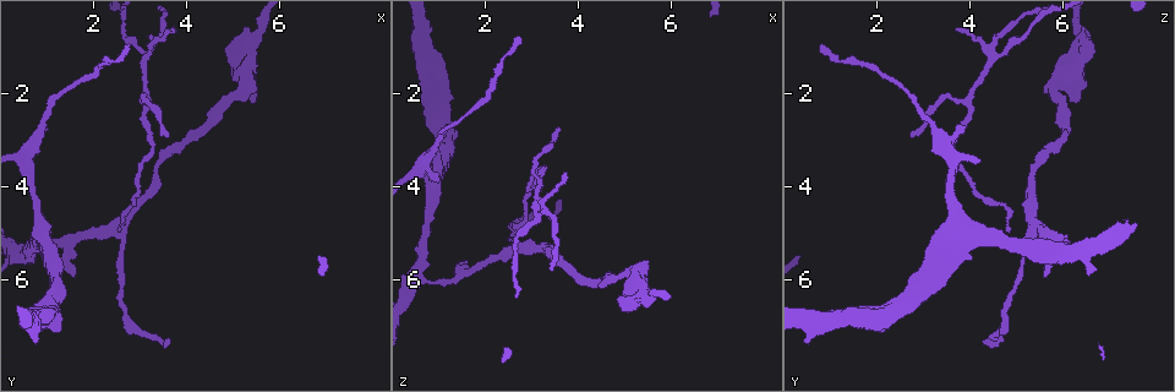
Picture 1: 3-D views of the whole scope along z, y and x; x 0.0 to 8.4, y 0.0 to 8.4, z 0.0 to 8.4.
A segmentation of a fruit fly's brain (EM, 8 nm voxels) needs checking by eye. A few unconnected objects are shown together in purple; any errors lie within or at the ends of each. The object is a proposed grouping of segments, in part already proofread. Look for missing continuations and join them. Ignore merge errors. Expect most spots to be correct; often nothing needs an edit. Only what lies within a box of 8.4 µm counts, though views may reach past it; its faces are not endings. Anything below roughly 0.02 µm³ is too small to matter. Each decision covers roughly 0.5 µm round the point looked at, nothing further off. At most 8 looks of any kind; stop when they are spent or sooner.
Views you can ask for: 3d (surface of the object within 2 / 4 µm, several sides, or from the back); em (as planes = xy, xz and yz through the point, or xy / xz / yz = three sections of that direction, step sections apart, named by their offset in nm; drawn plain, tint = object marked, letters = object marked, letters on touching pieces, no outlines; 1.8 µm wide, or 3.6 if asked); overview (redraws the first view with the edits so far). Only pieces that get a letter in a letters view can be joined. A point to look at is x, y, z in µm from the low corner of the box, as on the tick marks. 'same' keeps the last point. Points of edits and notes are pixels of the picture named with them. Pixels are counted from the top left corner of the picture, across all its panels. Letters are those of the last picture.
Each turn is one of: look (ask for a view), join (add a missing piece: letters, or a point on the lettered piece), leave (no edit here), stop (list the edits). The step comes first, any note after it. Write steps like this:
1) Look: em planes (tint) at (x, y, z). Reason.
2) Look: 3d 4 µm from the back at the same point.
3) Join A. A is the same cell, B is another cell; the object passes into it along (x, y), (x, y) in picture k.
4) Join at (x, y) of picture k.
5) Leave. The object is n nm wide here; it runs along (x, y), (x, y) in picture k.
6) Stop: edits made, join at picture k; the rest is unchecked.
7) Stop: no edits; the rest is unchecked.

Look: em planes (letters) at (3.60, 7.30, 4.25).

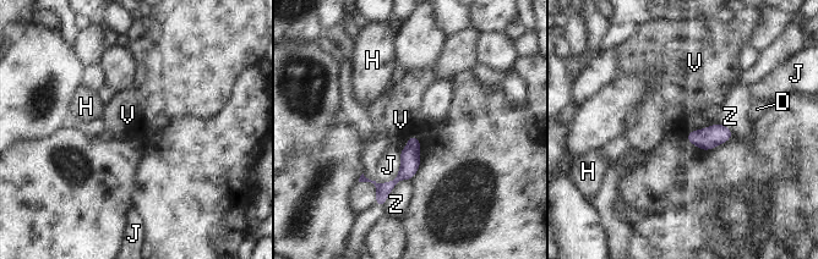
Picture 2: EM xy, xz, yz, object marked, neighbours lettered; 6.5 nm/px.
Leave. The longest contact is with Z, 280 nm; D, H, J, V and Z are other cells; none of them fits.

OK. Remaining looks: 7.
Look: em planes (letters) at (2.75, 1.00, 0.80). Thin end.

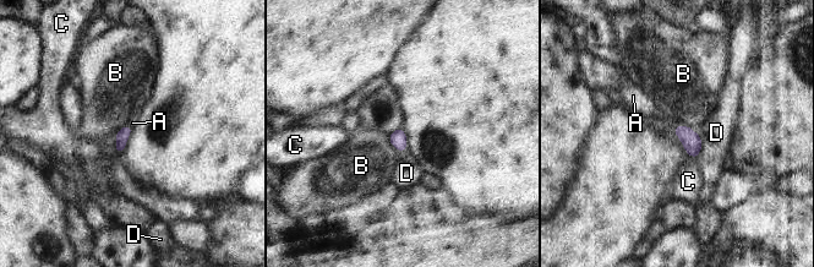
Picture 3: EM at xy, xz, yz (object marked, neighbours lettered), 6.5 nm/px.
Join A. A is the same cell, B, C and D are other cells; the object passes into it along (692, 142), (676, 127), (645, 107) in picture 3; the neuron continues.

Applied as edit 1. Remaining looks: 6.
Look: overview. See it whole again.

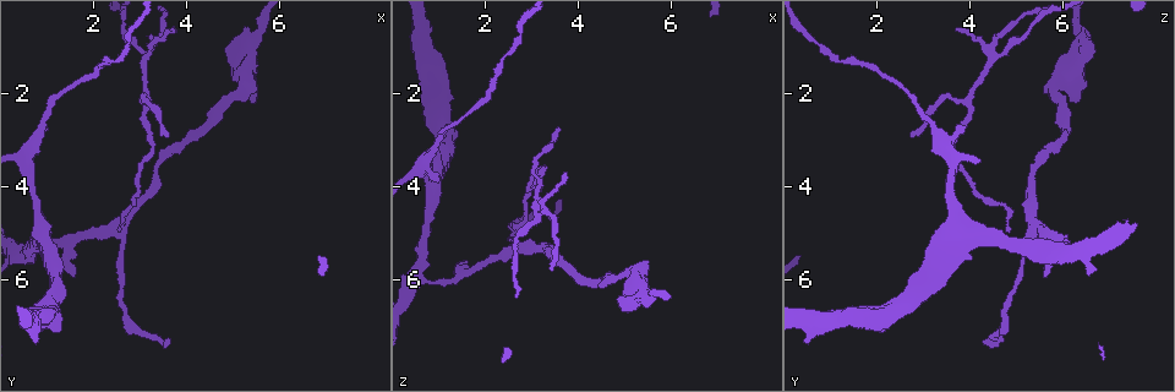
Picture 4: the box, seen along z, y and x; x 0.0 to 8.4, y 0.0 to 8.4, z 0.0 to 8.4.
Look: 3d 4 µm at (1.00, 2.70, 3.95). Free end.

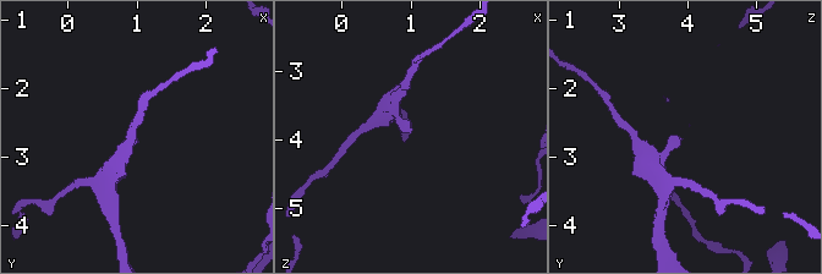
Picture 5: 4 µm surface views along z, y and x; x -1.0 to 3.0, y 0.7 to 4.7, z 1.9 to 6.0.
Look: em 3.6 µm planes (letters) at (1.00, 2.70, 3.90).

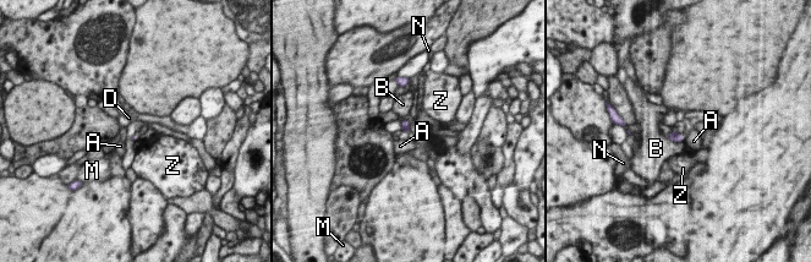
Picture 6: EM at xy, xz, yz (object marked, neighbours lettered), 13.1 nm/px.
Join D. D is the same cell, A, B, M, N and Z are other cells; the object passes into it along (673, 136), (683, 137), (690, 120) in picture 6; the neuron continues.

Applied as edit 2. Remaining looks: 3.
Stop: edits made, join at picture 3, join at picture 6; the rest is unchecked.

